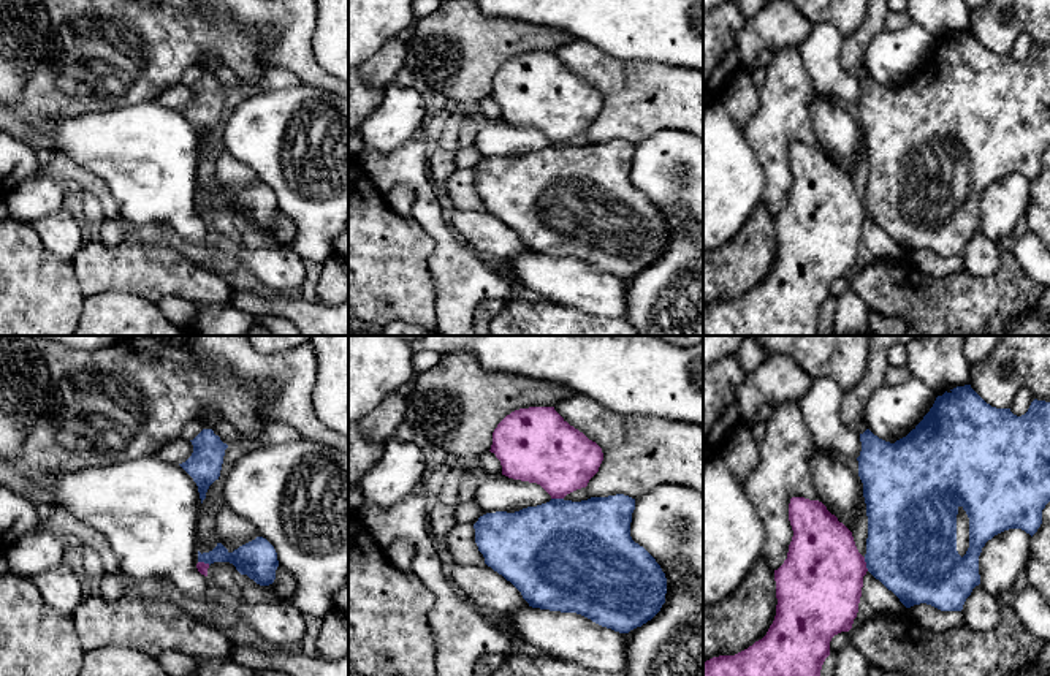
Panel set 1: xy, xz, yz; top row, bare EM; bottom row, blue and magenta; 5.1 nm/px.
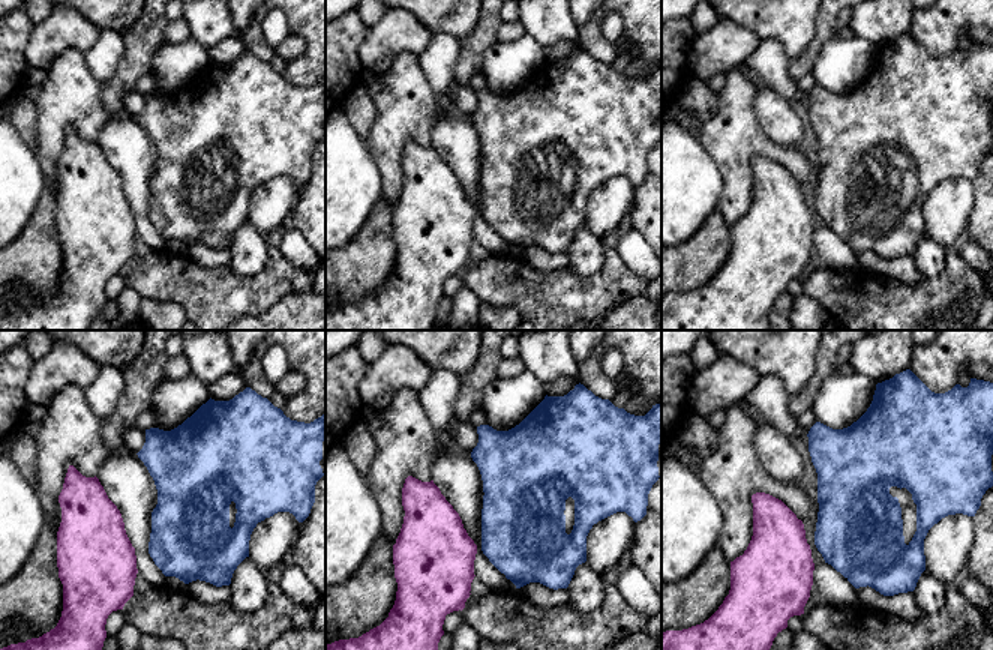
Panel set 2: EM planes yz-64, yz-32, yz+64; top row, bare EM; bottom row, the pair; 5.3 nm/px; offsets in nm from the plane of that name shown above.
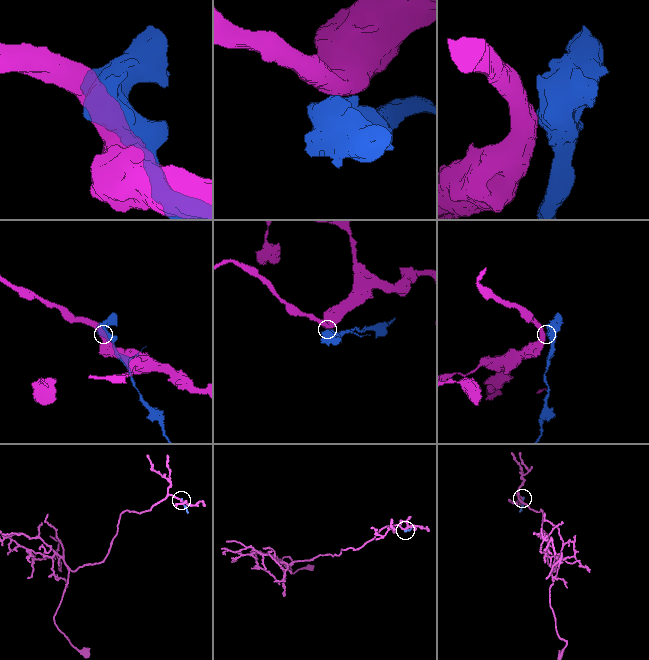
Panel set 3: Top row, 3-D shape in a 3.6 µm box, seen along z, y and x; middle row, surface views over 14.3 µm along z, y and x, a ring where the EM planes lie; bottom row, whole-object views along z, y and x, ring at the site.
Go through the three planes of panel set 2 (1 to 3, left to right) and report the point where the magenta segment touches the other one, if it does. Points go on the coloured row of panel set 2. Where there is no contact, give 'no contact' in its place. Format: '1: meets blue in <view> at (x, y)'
1: no contact
2: no contact
3: no contact

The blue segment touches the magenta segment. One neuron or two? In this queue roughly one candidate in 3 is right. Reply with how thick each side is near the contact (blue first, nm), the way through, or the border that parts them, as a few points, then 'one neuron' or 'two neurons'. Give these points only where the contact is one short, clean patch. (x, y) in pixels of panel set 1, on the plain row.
460/420 nm | along yz (863, 203), (868, 216) | two neurons

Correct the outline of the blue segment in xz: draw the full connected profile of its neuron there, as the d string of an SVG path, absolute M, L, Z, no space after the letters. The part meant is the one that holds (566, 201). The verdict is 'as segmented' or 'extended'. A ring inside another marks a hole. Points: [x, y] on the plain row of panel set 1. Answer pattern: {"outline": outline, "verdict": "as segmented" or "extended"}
{"outline": "M616 139L581 147L551 144L515 158L486 158L474 169L485 209L510 226L532 253L576 258L619 279L641 272L665 249L667 223L630 182L635 144Z", "verdict": "as segmented"}

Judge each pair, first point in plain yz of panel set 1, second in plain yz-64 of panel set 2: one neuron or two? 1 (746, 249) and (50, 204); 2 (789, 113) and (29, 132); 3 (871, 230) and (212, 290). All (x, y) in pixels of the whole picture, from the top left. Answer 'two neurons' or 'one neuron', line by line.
1: one neuron
2: two neurons
3: two neurons

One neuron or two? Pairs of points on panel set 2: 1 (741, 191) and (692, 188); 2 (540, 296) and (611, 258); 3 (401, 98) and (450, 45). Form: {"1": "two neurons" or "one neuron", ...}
{"1": "two neurons", "2": "one neuron", "3": "two neurons"}

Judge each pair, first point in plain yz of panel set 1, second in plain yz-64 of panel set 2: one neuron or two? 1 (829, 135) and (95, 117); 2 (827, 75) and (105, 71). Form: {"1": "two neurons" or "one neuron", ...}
{"1": "two neurons", "2": "one neuron"}

